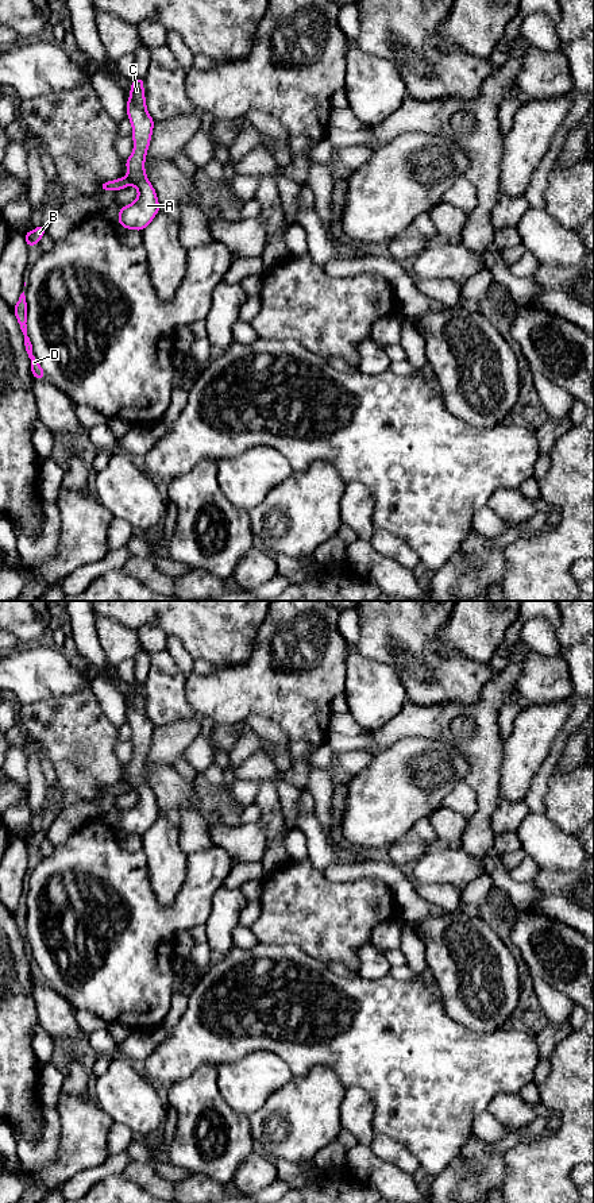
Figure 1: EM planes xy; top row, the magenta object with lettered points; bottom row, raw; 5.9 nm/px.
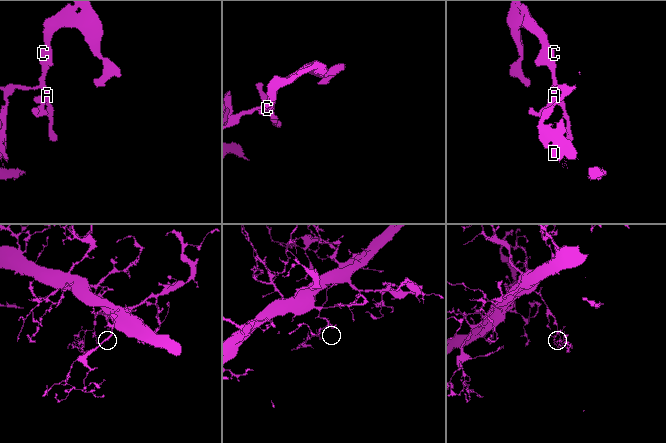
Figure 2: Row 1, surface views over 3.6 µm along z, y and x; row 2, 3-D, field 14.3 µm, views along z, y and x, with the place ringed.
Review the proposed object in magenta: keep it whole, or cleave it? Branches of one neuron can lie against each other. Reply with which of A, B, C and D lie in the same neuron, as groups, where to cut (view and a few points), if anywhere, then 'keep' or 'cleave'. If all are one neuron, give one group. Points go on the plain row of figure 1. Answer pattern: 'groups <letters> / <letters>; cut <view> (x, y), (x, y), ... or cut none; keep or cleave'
groups A C / B D; cut xy (127, 781), (131, 789); cleave

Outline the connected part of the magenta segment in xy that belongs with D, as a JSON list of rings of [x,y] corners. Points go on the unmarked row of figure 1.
[[[24,897],[20,899],[16,910],[12,914],[20,930],[20,934],[24,940],[24,951],[30,963],[32,982],[35,984],[46,984],[46,979],[42,971],[39,969],[38,964],[35,963],[32,957],[32,949],[30,946],[30,942],[27,941],[27,929],[26,929],[27,928],[27,905],[26,905]]]

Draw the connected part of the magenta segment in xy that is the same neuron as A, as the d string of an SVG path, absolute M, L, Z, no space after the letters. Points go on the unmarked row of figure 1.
M135 683L131 689L131 701L126 706L127 722L132 729L134 755L126 764L128 784L138 794L138 803L117 818L122 833L143 836L161 814L157 797L144 776L146 759L151 747L155 725L148 720L143 697L144 683Z

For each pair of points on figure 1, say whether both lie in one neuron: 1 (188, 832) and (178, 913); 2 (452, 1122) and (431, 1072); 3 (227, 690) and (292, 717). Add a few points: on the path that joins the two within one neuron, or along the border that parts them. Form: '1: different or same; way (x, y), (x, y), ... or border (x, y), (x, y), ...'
1: different; border (215, 845), (188, 855)
2: same; way (440, 1110), (431, 1101), (431, 1084)
3: same; way (243, 690), (265, 690), (276, 701)

